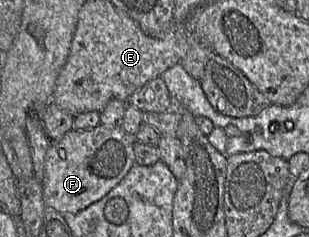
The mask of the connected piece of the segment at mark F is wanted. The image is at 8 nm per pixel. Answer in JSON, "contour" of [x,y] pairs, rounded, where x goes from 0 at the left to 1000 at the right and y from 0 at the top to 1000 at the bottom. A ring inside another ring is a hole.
{"contour":[[[324,523],[301,544],[233,544],[184,603],[168,603],[149,641],[136,759],[149,873],[194,899],[249,899],[333,835],[440,688],[434,599],[395,540]]]}

